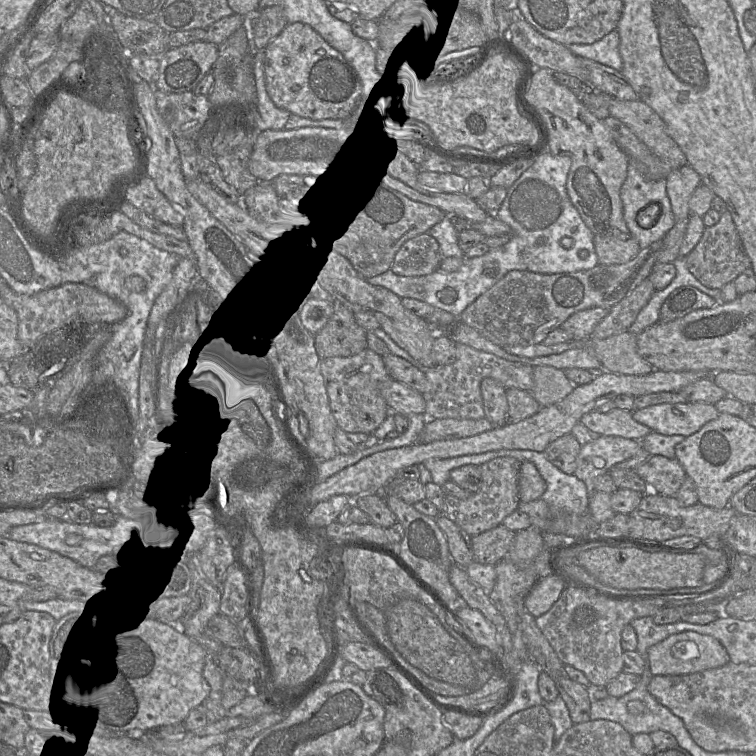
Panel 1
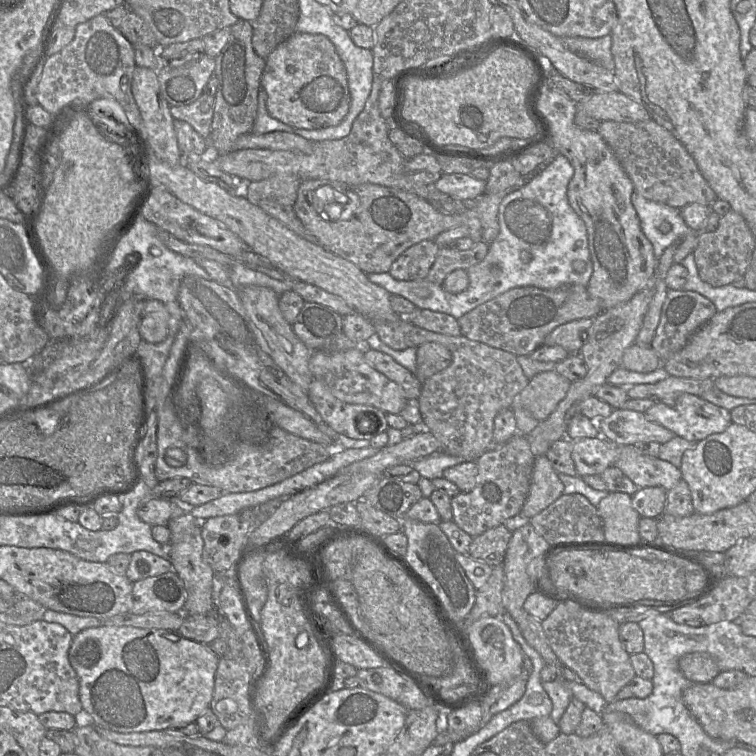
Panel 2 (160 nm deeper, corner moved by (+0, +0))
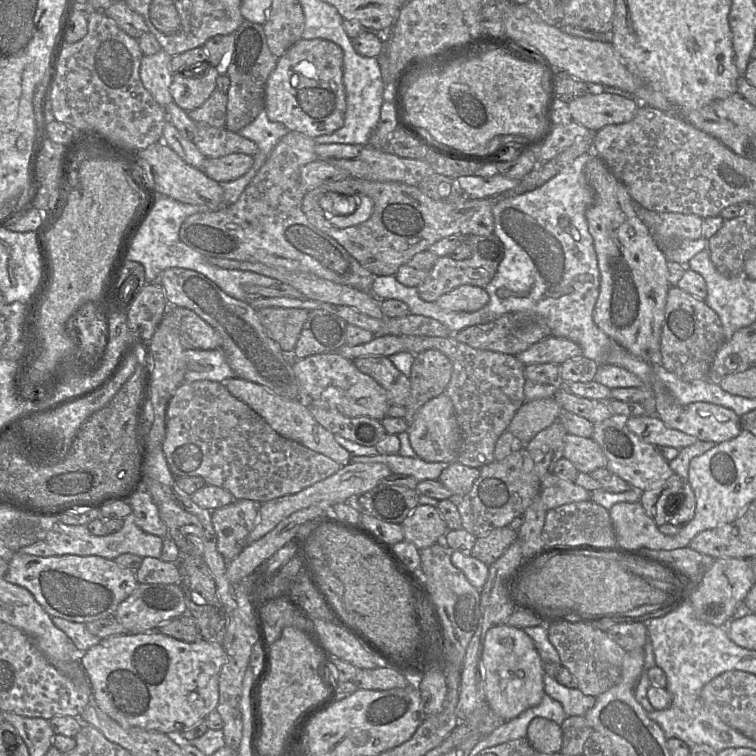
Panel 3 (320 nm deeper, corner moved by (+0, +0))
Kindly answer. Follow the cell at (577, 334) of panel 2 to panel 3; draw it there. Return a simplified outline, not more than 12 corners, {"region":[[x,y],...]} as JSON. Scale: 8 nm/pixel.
{"region":[[553,335],[516,358],[525,366],[582,355],[578,344]]}

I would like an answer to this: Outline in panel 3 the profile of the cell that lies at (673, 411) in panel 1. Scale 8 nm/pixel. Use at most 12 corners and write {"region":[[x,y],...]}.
{"region":[[657,379],[655,415],[669,428],[715,443],[742,430],[740,417],[708,402],[681,405]]}

